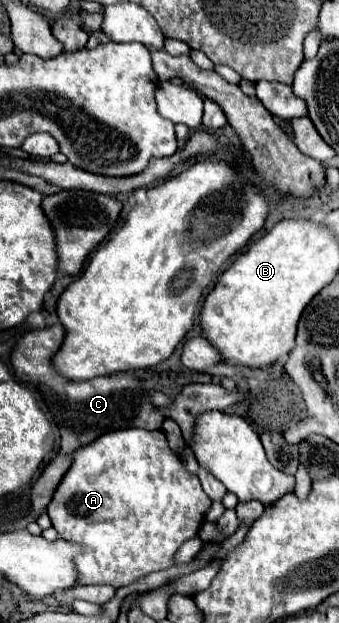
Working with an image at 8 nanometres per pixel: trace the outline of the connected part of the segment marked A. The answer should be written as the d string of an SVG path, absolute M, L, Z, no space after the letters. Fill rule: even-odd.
M122 429L106 433L72 453L72 467L48 505L48 517L62 539L82 547L74 559L78 585L112 585L120 589L148 573L172 567L180 545L198 535L210 505L212 499L204 495L198 477L186 471L178 453L168 447L162 431Z

